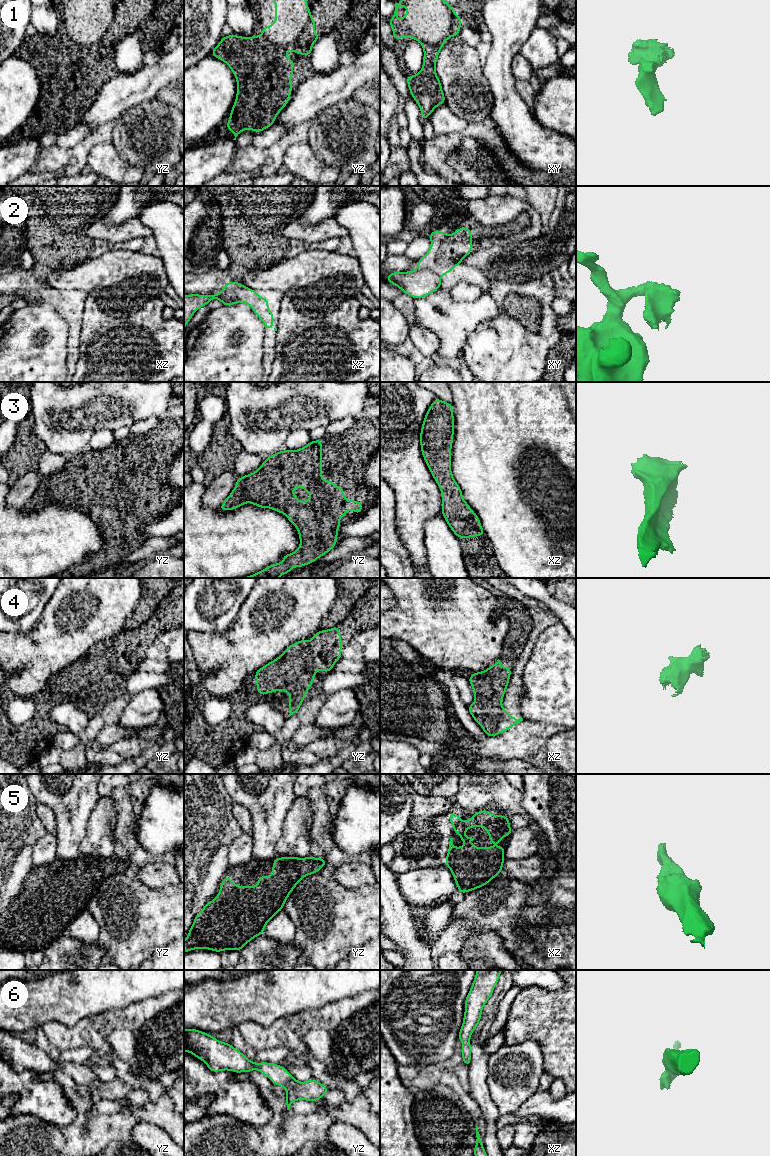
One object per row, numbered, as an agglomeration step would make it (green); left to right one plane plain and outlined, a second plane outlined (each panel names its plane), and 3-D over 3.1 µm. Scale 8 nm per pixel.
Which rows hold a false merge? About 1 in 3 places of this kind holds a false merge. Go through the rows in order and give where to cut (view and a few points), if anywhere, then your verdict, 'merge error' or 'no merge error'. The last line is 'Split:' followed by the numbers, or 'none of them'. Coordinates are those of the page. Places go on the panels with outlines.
1: cut none; no merge error
2: cut xz (221, 290), (223, 292), (232, 291), (236, 302); merge error
3: cut none; no merge error
4: cut none; no merge error
5: cut none; no merge error
6: cut none; no merge error
Split: 2

